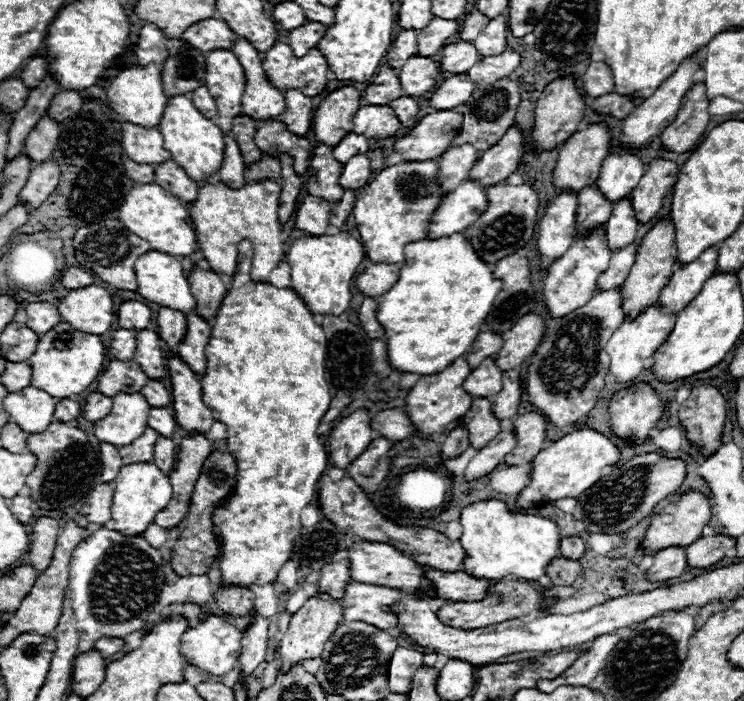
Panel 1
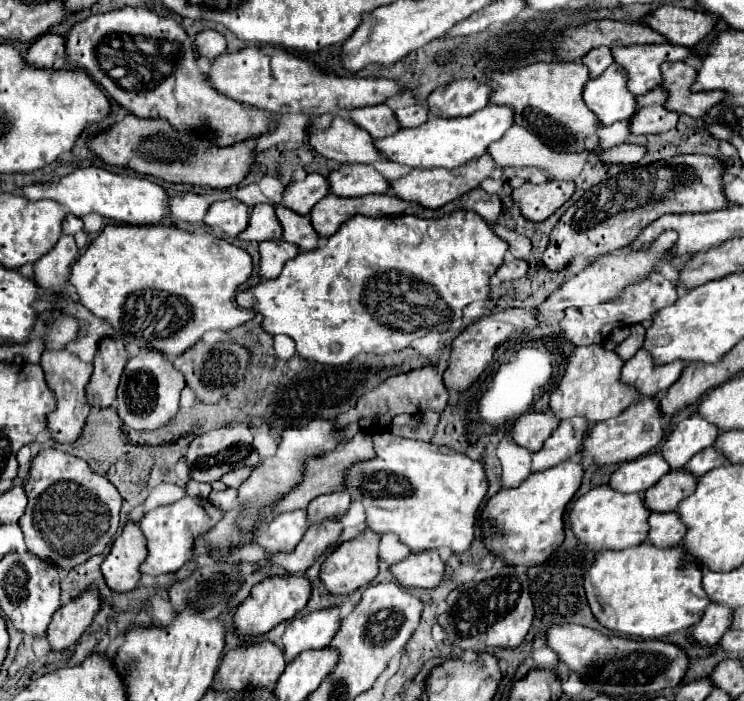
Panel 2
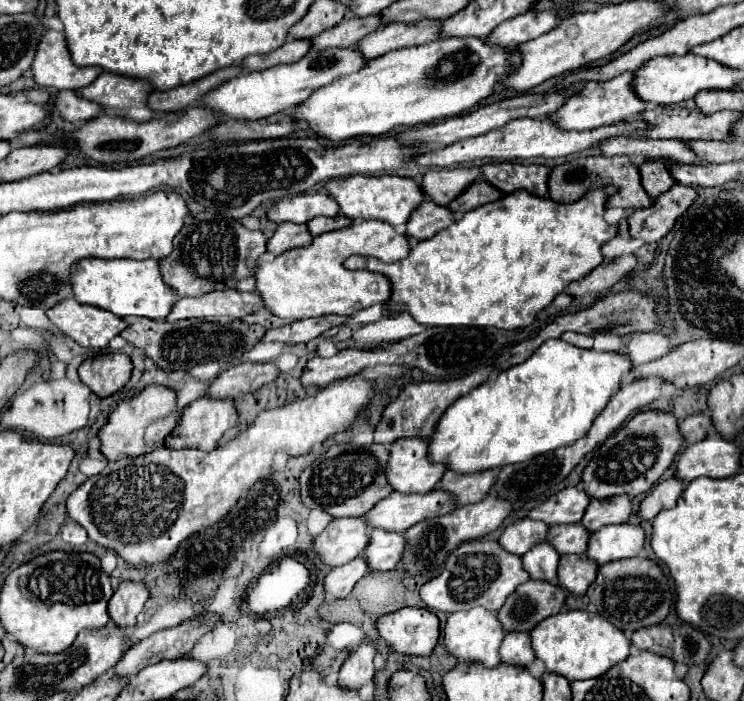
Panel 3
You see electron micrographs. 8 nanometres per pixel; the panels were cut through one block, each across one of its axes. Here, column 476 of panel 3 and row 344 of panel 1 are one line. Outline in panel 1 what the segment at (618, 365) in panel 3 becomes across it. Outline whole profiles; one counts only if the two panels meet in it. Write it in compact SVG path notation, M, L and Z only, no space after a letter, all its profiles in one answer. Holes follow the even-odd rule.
M462 234L444 240L420 240L406 246L406 260L400 268L400 278L384 296L378 298L376 320L386 330L388 362L398 372L412 372L420 376L432 376L442 372L456 358L470 352L476 336L482 330L484 316L492 310L494 298L498 296L502 284L492 278L488 264L484 264L468 240Z

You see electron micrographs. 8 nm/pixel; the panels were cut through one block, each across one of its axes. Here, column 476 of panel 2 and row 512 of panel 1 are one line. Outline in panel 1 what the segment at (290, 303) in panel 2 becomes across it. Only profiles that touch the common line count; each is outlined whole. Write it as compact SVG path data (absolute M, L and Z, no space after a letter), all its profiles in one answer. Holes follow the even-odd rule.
M244 240L238 244L238 268L236 268L236 274L232 276L232 286L226 292L226 296L216 312L216 318L212 322L212 332L210 332L208 348L204 350L204 354L206 354L206 372L202 378L202 400L204 400L204 404L208 404L208 408L212 408L216 412L216 418L226 424L228 450L238 462L236 490L232 496L228 496L228 502L224 502L224 506L218 506L214 512L214 524L224 536L224 548L220 554L220 570L224 576L224 584L270 584L278 576L280 566L292 554L292 542L300 534L300 512L306 504L312 502L314 492L316 492L316 484L328 466L328 454L326 454L324 440L316 436L320 418L326 414L326 410L330 406L330 388L324 378L326 336L324 336L322 326L318 326L312 320L312 312L308 310L308 306L304 304L304 300L300 298L298 292L294 292L292 288L276 288L268 282L254 282L250 278L250 250L248 250L248 242Z

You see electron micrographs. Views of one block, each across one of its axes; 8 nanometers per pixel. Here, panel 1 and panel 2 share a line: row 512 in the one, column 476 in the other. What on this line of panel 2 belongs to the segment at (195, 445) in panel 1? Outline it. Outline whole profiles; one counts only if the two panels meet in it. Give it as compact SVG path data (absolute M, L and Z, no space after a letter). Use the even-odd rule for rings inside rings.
M484 154L479 158L472 159L468 163L454 170L446 170L446 168L430 168L430 170L412 170L408 176L402 176L398 180L390 182L390 190L394 196L408 200L408 202L416 202L424 208L440 208L448 202L452 202L454 198L470 192L472 188L478 186L480 180L488 178L488 154Z

